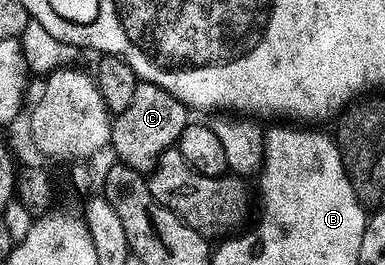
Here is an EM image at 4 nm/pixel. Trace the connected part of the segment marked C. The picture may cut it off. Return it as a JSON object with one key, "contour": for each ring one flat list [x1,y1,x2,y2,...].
{"contour":[[139,82,131,106,112,117,113,129,109,135,111,152,122,164,131,166,135,171,145,174,156,164,163,150,174,147,183,134,185,125,191,120,190,109,182,100,176,100,167,90,154,84]]}

